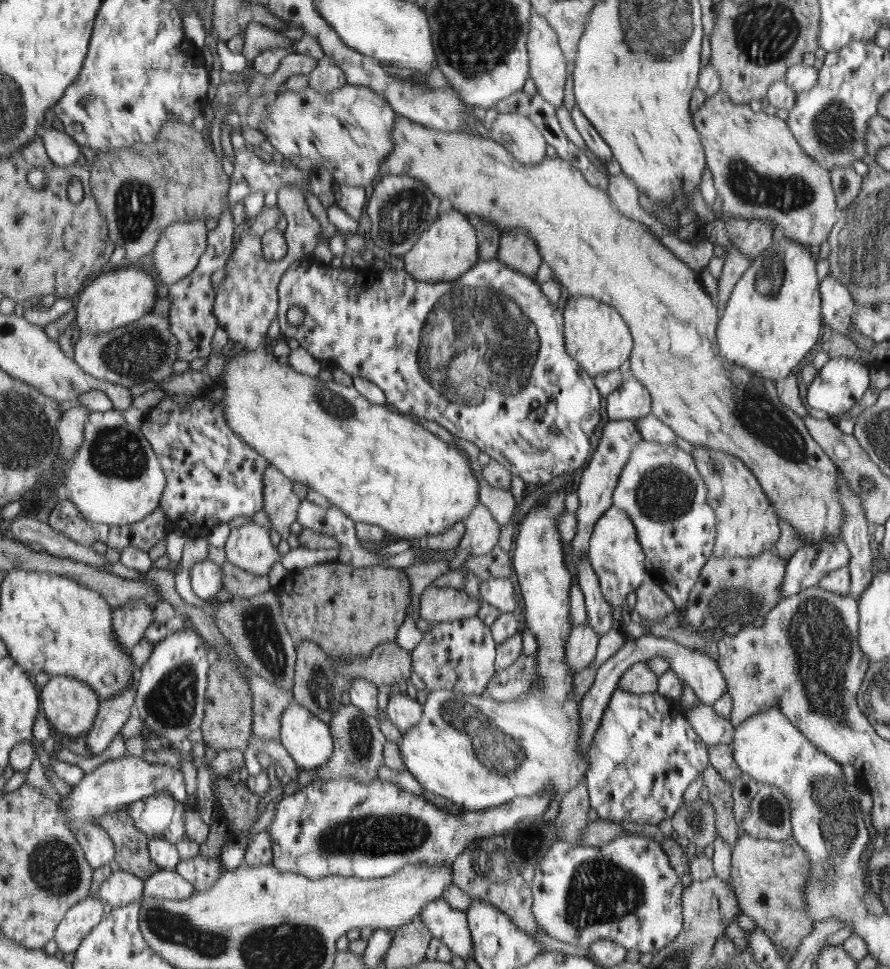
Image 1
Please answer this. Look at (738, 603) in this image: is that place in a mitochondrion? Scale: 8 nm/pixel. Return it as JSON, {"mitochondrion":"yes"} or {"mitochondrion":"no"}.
{"mitochondrion":"yes"}

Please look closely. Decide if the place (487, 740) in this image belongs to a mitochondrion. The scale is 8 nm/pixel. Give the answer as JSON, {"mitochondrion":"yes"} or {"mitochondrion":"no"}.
{"mitochondrion":"yes"}

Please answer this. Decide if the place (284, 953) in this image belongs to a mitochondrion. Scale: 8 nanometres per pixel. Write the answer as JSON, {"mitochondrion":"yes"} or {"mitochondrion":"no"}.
{"mitochondrion":"yes"}

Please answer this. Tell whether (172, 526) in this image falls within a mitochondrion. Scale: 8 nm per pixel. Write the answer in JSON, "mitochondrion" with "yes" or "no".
{"mitochondrion":"no"}

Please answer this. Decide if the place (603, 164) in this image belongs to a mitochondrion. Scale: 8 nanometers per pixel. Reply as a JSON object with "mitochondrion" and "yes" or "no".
{"mitochondrion":"no"}

